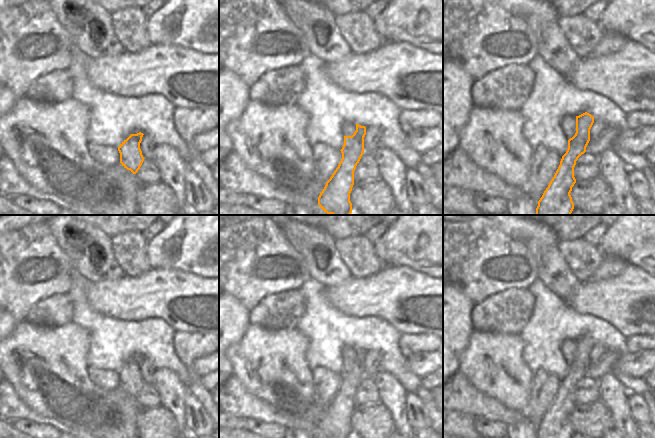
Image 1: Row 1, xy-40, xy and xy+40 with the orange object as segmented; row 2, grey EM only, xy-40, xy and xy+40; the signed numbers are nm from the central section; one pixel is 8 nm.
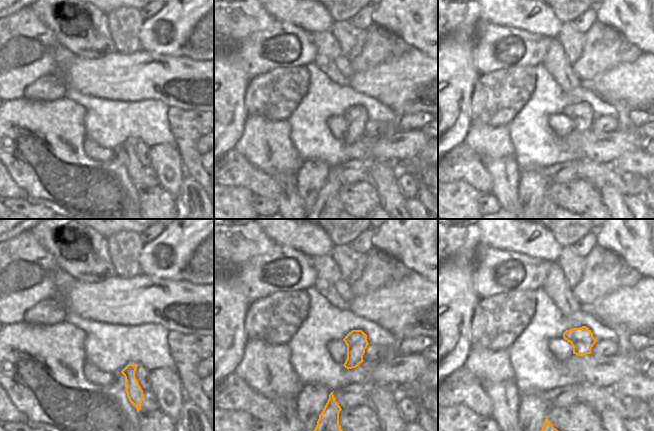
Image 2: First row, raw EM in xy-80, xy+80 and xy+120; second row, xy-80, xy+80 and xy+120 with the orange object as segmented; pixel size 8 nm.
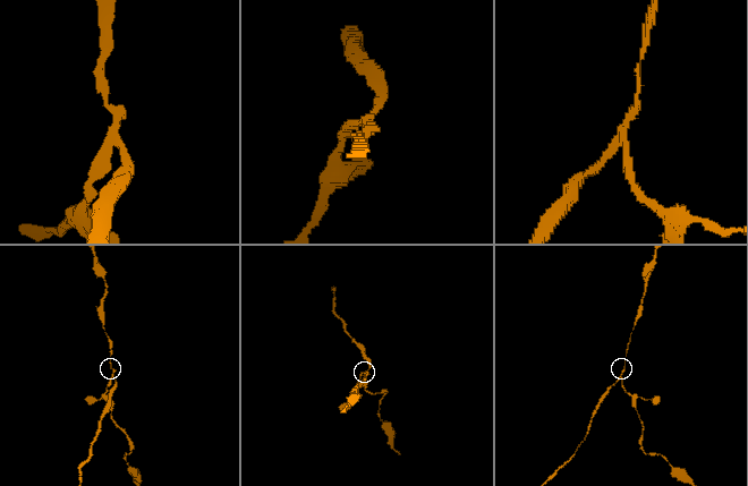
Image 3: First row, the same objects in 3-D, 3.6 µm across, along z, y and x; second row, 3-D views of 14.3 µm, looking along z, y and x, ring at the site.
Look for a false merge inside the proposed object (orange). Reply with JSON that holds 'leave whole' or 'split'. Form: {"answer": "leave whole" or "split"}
{"answer": "split"}

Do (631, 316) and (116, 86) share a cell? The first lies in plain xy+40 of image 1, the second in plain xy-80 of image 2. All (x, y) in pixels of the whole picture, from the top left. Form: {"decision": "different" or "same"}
{"decision": "same"}

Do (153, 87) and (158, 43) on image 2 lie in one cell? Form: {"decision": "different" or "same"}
{"decision": "different"}

